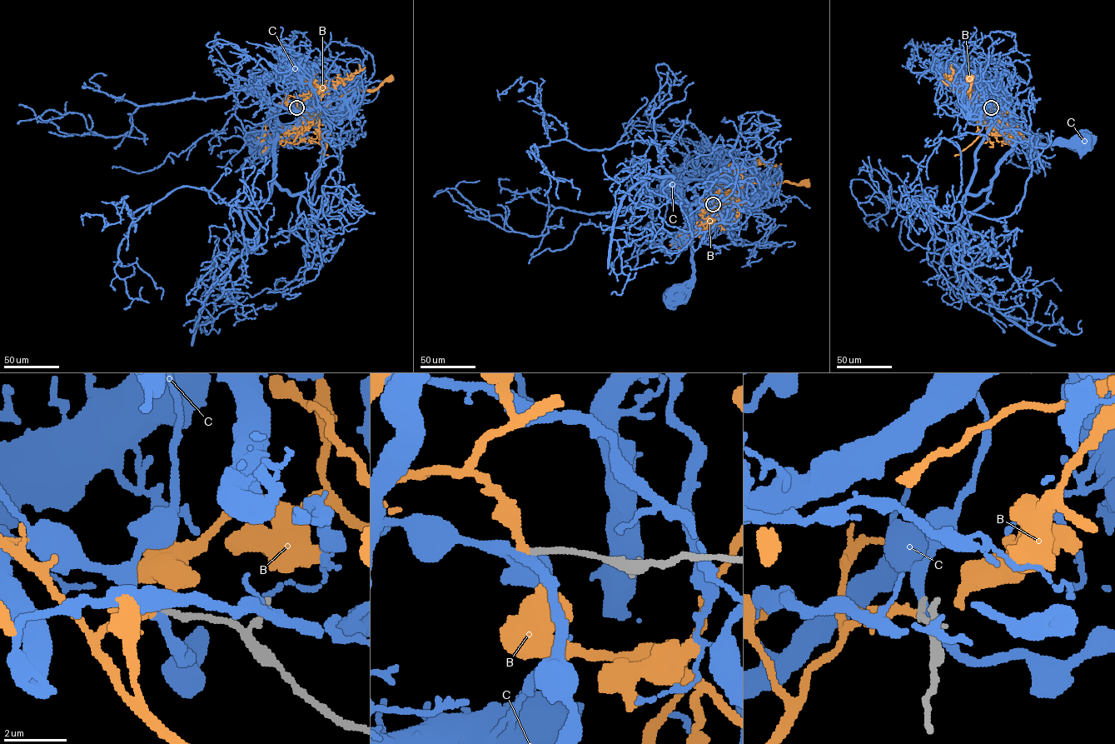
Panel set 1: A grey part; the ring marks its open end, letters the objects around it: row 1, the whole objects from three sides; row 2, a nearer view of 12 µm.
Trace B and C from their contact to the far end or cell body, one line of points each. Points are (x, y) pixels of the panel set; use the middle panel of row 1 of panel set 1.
B: (714, 204), (713, 200), (724, 198), (736, 187), (750, 183), (807, 183)
C: (714, 204), (715, 215), (692, 227), (694, 277), (679, 292)

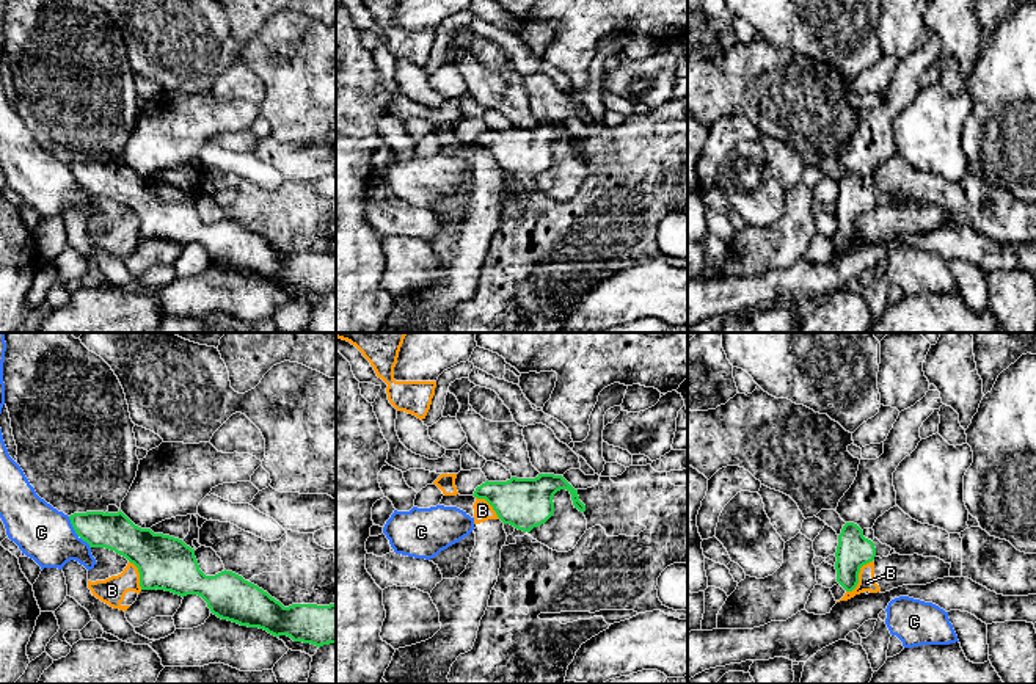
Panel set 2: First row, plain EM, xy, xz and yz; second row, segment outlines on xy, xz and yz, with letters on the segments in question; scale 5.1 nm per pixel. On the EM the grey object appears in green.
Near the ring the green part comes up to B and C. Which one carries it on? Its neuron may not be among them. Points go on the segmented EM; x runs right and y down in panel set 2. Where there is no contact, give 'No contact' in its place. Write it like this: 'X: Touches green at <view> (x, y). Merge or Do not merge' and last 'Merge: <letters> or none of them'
B: Touches green at yz (857, 576). Do not merge
C: Touches green at xy (76, 532). Do not merge
Merge: none of them

